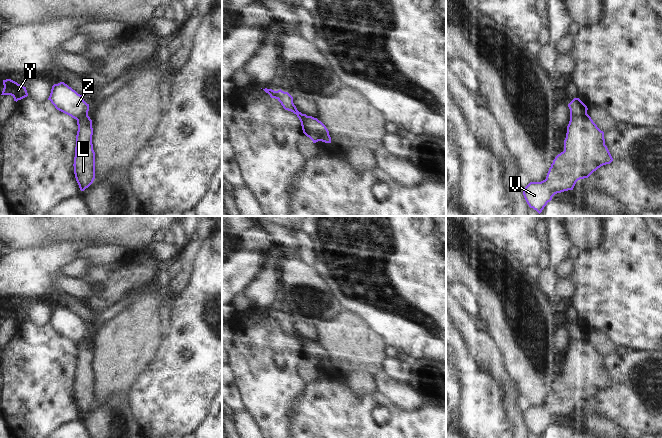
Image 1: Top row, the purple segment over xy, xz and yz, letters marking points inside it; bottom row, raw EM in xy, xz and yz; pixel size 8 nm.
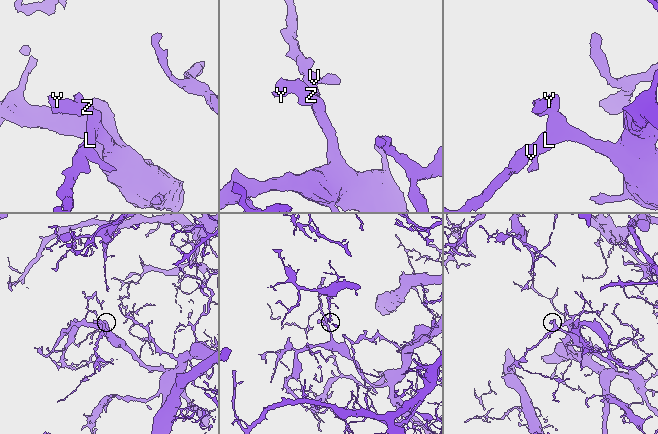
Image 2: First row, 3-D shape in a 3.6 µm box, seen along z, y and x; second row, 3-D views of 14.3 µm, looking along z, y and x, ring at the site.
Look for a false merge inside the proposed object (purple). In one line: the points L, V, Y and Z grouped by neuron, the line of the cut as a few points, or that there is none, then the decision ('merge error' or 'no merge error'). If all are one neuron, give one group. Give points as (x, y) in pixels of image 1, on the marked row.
L V / Y Z; cut in yz along (586, 112), (570, 118); merge error

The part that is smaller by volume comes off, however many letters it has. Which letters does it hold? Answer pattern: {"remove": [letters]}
{"remove": ["Y", "Z"]}

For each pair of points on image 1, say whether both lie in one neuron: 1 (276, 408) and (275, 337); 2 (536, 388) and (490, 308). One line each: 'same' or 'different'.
1: same
2: same

